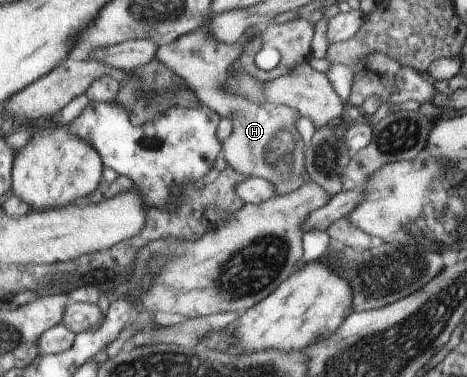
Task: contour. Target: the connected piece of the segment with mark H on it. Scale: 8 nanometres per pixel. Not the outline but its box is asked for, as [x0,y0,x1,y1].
[156,27,307,196]

